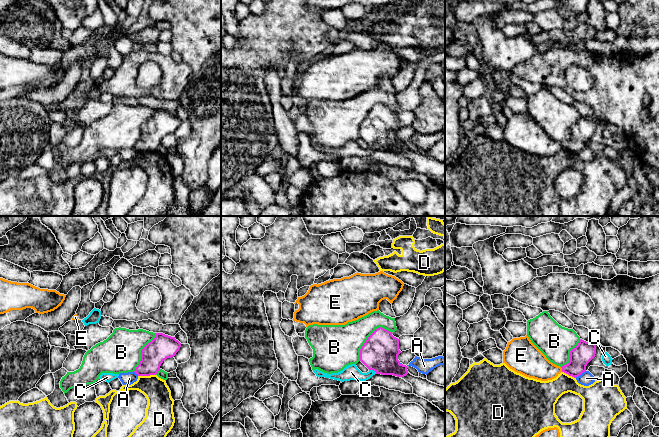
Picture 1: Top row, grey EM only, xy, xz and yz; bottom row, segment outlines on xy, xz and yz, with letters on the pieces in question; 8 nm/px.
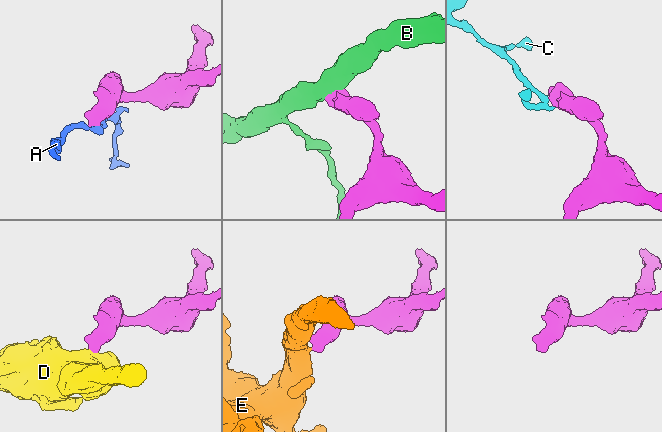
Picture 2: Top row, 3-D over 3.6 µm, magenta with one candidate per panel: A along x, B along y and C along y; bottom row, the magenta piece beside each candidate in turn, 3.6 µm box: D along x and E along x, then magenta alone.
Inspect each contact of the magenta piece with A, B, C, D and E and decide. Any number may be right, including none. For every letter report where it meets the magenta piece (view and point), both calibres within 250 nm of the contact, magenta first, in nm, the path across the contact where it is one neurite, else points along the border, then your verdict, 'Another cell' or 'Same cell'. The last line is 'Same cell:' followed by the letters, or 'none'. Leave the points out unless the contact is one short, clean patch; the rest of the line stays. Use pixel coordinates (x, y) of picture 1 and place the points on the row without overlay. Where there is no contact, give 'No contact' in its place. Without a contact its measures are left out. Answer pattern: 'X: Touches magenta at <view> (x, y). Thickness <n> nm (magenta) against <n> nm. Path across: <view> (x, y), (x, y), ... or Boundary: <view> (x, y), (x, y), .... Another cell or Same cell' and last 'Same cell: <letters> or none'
A: Touches magenta at yz (580, 150). Thickness 170 nm (magenta) against 110 nm. Another cell
B: Touches magenta at xz (368, 113). Thickness 300 nm (magenta) against 340 nm. Boundary: xz (391, 107), (378, 103), (361, 123), (359, 136). Another cell
C: Touches magenta at xz (373, 146). Thickness 300 nm (magenta) against 120 nm. Boundary: xz (369, 145), (376, 149). Another cell
D: Touches magenta at xy (146, 151). Thickness 190 nm (magenta) against 200 nm. Boundary: xy (155, 150), (138, 152). Another cell
E: Touches magenta at yz (562, 145). Thickness 170 nm (magenta) against 240 nm. Boundary: yz (560, 143), (562, 147). Another cell
Same cell: none

